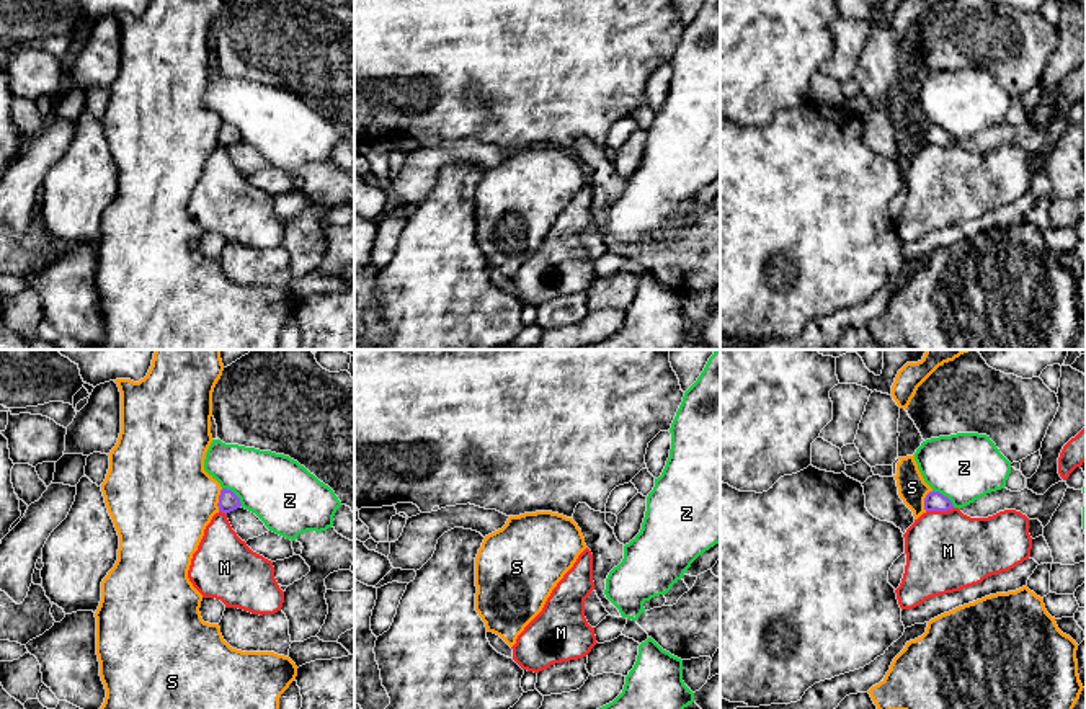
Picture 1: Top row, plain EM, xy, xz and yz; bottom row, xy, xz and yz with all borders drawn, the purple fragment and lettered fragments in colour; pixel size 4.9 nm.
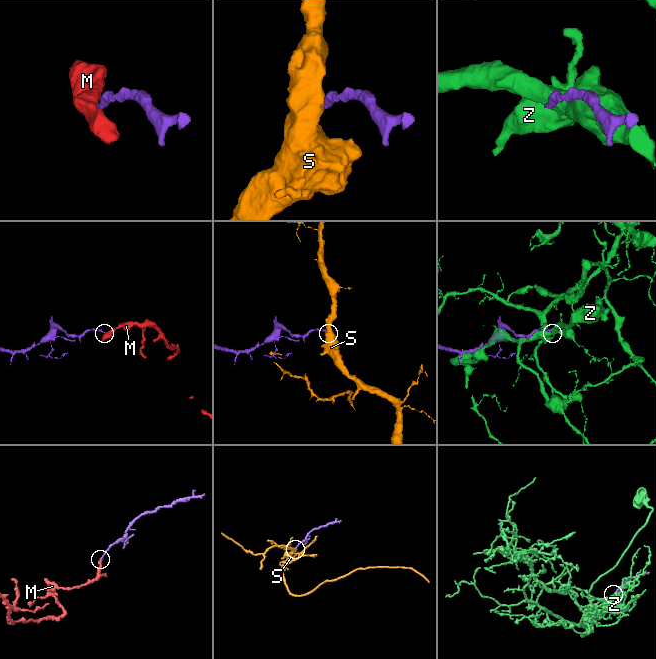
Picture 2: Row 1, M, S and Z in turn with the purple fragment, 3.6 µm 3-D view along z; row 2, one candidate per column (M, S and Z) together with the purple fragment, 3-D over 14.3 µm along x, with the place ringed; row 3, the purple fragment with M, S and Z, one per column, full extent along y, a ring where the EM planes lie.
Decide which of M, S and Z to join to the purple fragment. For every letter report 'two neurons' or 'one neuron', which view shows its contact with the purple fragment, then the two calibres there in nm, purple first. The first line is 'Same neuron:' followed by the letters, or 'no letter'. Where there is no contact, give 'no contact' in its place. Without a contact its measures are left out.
Same neuron: no letter
M: two neurons | yz | 100/400 nm
S: two neurons | xy | 100/460 nm
Z: two neurons | xy | 100/340 nm

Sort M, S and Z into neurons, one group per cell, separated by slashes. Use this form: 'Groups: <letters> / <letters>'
Groups: M / S / Z

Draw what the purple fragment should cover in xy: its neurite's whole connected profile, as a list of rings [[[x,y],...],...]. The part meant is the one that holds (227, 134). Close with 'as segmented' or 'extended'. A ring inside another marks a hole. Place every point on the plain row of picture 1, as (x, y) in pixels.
[[[222,123],[217,140],[219,140],[219,145],[227,149],[240,142],[242,137],[240,137],[240,132],[232,124]]] | as segmented

